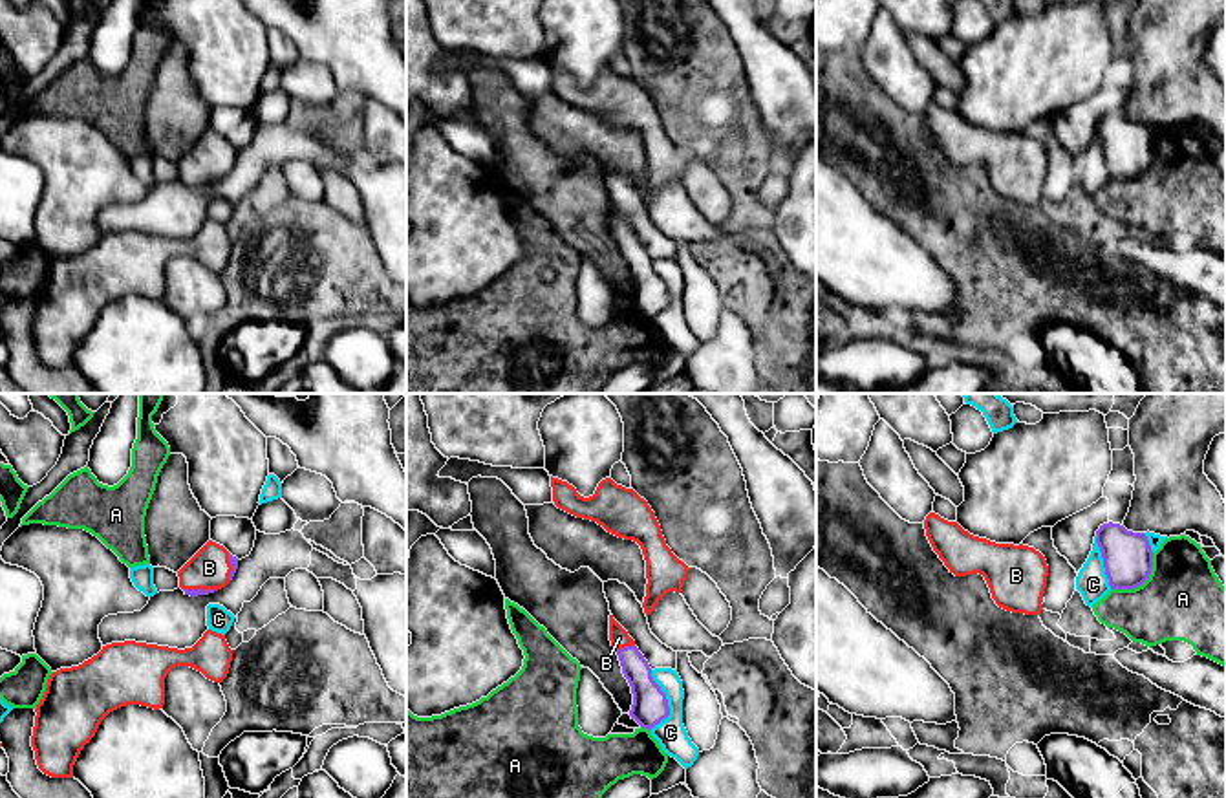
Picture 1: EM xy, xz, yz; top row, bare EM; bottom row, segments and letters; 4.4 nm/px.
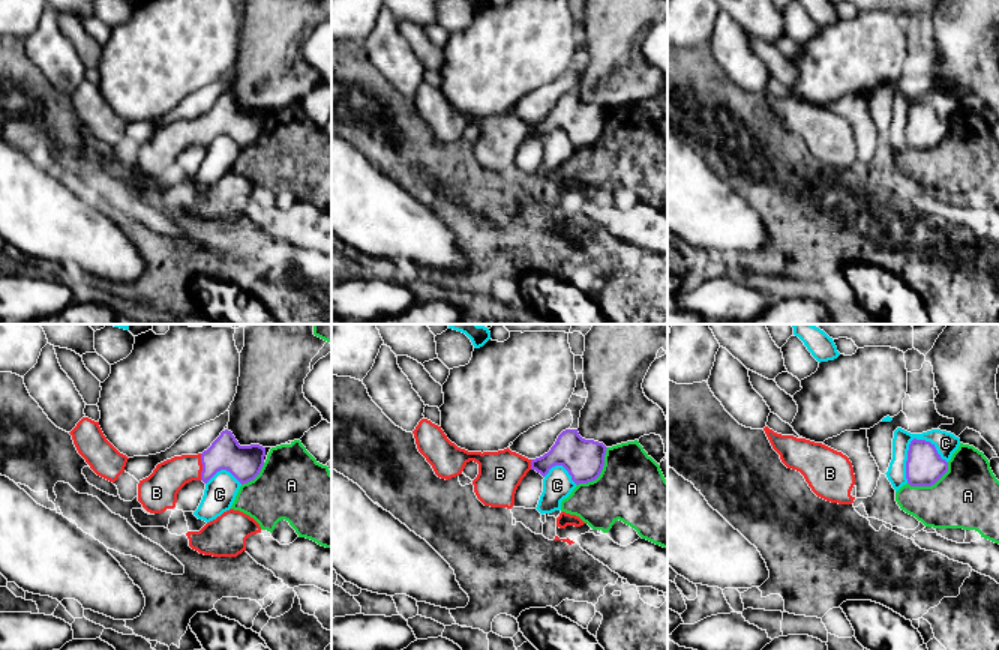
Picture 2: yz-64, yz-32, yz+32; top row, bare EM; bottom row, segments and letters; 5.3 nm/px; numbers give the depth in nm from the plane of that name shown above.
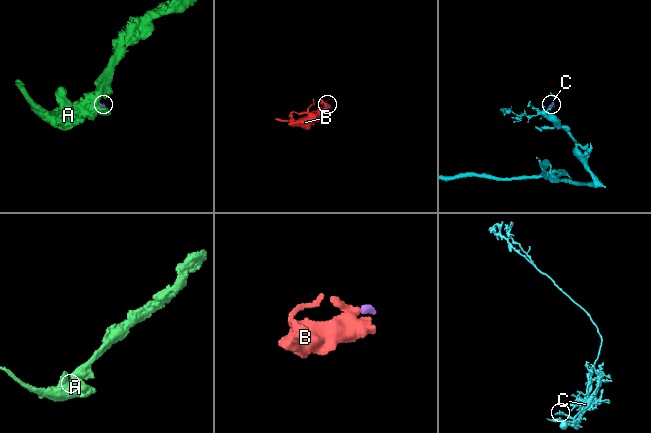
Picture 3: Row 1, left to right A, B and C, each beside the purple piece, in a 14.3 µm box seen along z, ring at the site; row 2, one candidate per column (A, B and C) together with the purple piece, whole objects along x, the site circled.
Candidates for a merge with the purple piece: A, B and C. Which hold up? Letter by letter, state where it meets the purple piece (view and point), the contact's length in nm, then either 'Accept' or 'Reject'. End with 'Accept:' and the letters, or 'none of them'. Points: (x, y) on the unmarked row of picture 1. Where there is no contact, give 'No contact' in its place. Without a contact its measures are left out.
A: Touches purple at yz (1140, 174). Shared border 260 nm. Reject
B: Touches purple at xz (626, 237). Shared border 80 nm. Accept
C: Touches purple at xz (666, 291). Shared border 280 nm. Reject
Accept: B

